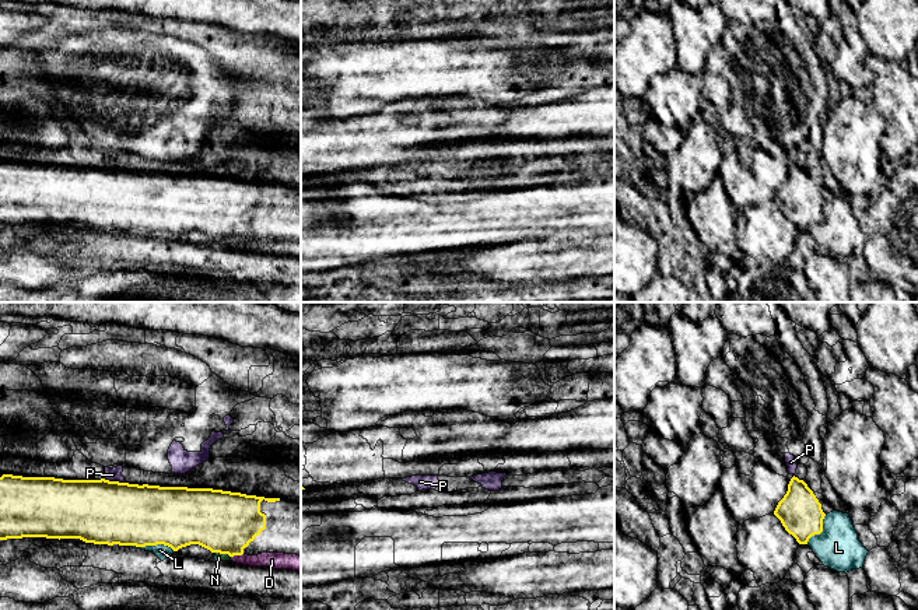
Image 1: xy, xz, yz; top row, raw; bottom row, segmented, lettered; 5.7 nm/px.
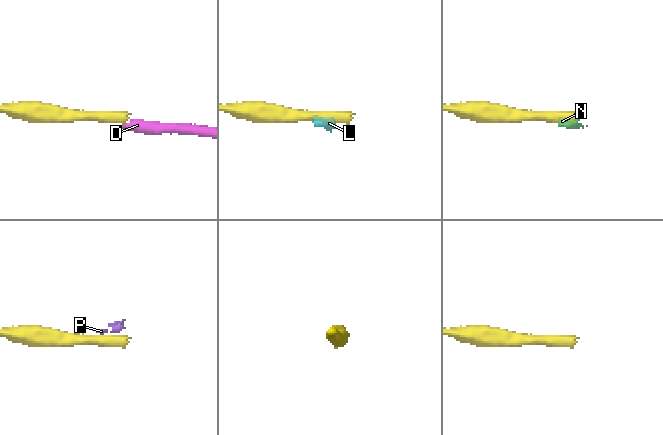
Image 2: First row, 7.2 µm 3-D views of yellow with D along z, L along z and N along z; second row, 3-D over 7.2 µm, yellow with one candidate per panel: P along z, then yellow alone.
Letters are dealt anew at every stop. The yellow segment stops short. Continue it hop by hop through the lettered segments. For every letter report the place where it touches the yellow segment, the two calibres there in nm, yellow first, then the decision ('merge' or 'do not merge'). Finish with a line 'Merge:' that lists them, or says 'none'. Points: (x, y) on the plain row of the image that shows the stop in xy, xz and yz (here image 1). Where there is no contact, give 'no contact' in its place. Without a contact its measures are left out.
D: meets yellow in xy at (237, 241); 360 nm thick on the yellow side, 100 nm on the other; do not merge
L: meets yellow in xy at (151, 231); 360 nm thick on the yellow side, 80 nm on the other; do not merge
N: meets yellow in xy at (223, 239); 360 nm thick on the yellow side, 50 nm on the other; do not merge
P: meets yellow in xy at (115, 168); 360 nm thick on the yellow side, 80 nm on the other; do not merge
Merge: none

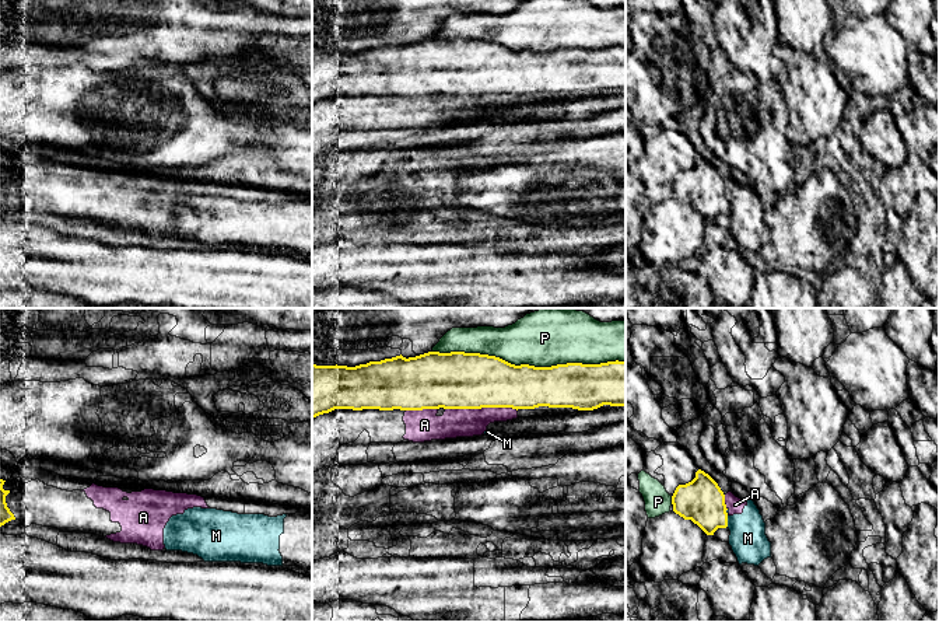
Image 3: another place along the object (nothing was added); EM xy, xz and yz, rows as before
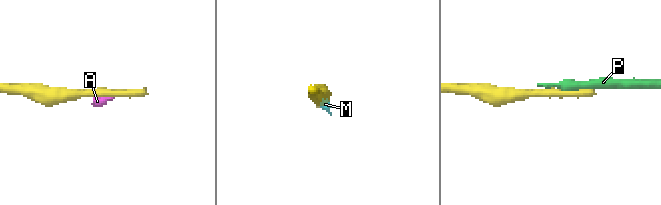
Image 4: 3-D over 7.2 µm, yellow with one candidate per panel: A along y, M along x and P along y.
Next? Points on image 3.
A: meets yellow in xz at (482, 93); 320 nm thick on the yellow side, 160 nm on the other; do not merge
M: meets yellow in yz at (726, 208); 260 nm thick on the yellow side, 220 nm on the other; do not merge
P: meets yellow in xz at (528, 51); 300 nm thick on the yellow side, 300 nm on the other; do not merge
Merge: none

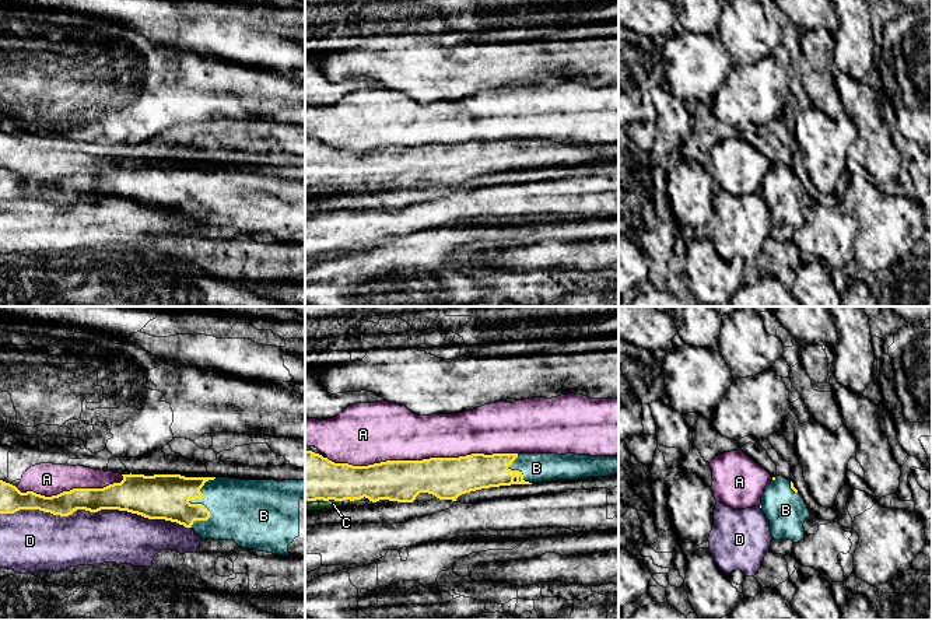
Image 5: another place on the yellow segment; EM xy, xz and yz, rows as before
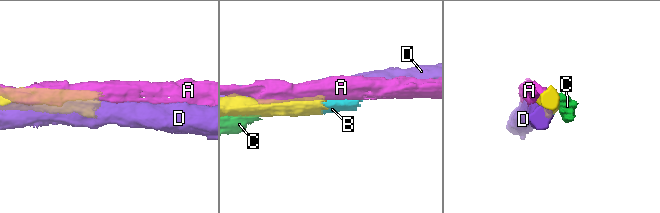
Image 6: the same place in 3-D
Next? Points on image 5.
A: meets yellow in xz at (423, 146); 240 nm thick on the yellow side, 320 nm on the other; do not merge
B: meets yellow in xy at (193, 191); 260 nm thick on the yellow side, 320 nm on the other; merge
C: meets yellow in xz at (339, 186); 280 nm thick on the yellow side, 50 nm on the other; do not merge
D: meets yellow in xy at (95, 198); 220 nm thick on the yellow side, 320 nm on the other; do not merge
Merge: B

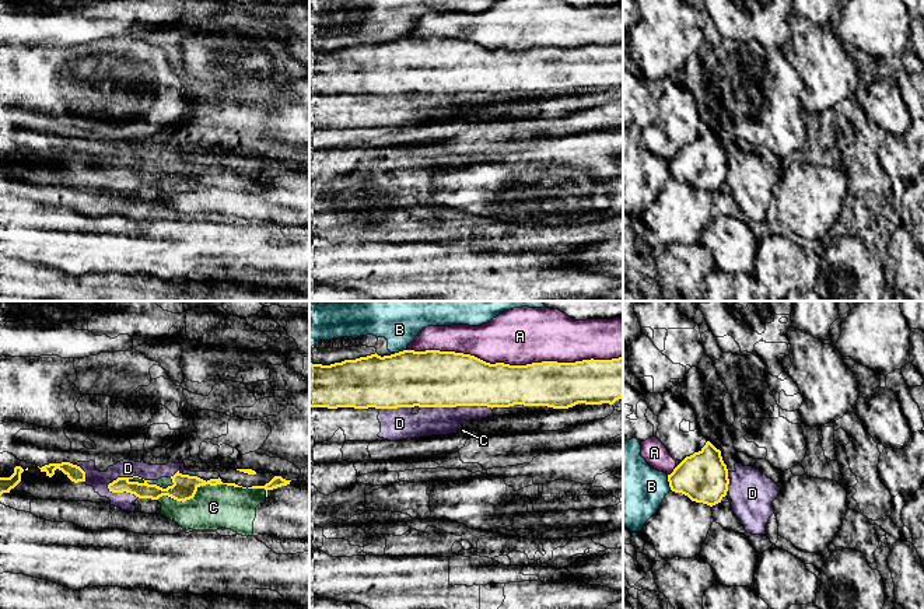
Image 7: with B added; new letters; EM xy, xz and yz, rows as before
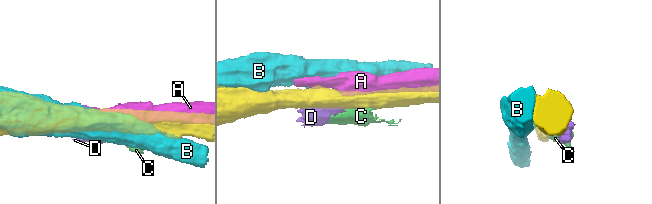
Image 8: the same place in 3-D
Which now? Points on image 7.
A: meets yellow in xz at (514, 52); 280 nm thick on the yellow side, 300 nm on the other; do not merge
B: meets yellow in yz at (668, 167); 280 nm thick on the yellow side, 400 nm on the other; do not merge
C: meets yellow in xy at (199, 172); 140 nm thick on the yellow side, 260 nm on the other; do not merge
D: meets yellow in xy at (126, 164); 100 nm thick on the yellow side, 110 nm on the other; do not merge
Merge: none

